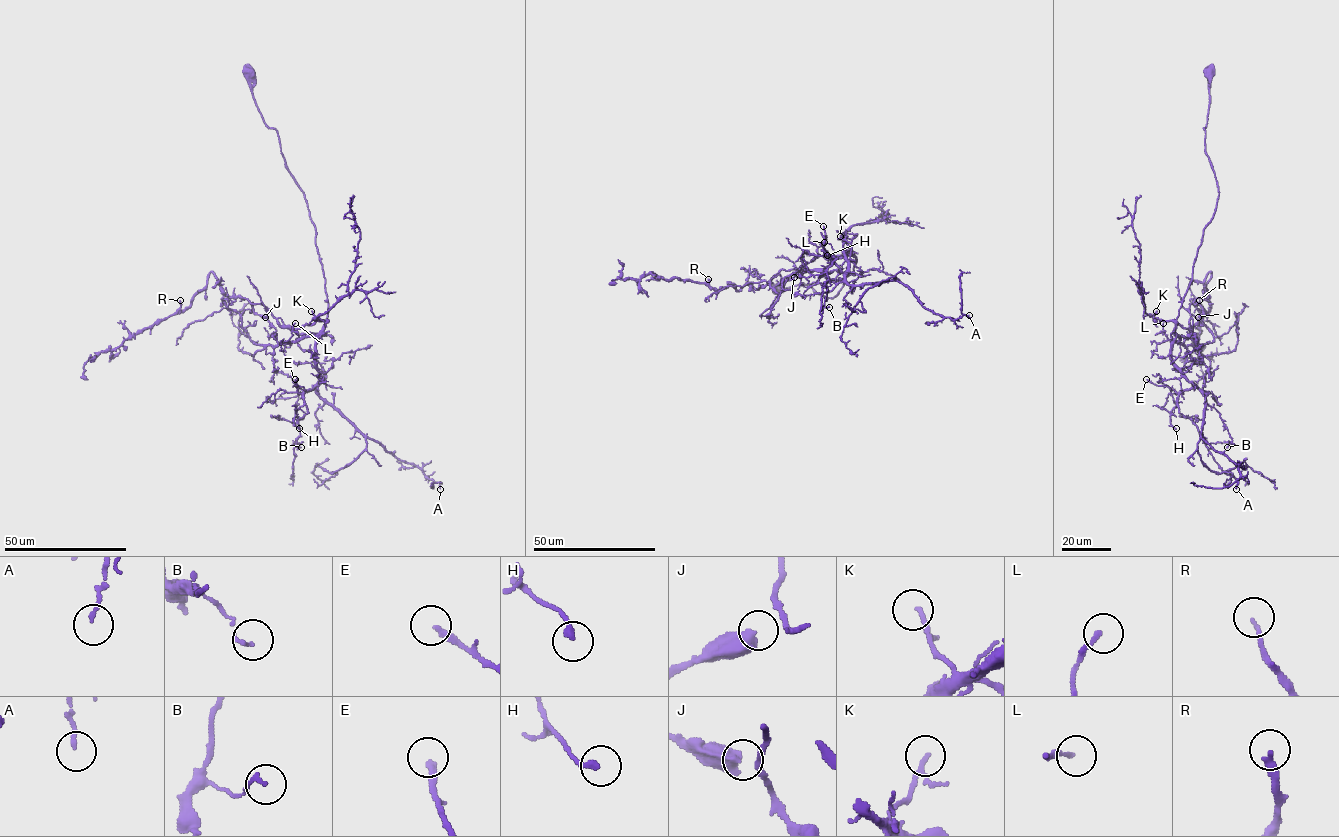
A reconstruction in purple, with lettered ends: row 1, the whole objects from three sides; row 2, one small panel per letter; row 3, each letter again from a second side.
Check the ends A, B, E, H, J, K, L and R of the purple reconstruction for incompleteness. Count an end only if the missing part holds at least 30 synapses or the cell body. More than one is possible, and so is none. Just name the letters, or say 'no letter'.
J, R

